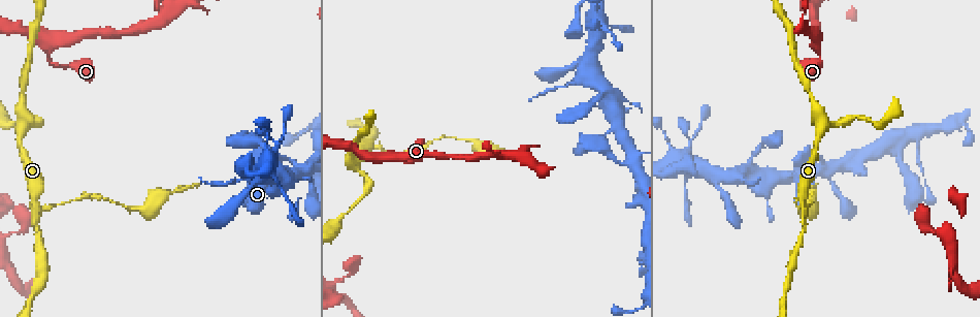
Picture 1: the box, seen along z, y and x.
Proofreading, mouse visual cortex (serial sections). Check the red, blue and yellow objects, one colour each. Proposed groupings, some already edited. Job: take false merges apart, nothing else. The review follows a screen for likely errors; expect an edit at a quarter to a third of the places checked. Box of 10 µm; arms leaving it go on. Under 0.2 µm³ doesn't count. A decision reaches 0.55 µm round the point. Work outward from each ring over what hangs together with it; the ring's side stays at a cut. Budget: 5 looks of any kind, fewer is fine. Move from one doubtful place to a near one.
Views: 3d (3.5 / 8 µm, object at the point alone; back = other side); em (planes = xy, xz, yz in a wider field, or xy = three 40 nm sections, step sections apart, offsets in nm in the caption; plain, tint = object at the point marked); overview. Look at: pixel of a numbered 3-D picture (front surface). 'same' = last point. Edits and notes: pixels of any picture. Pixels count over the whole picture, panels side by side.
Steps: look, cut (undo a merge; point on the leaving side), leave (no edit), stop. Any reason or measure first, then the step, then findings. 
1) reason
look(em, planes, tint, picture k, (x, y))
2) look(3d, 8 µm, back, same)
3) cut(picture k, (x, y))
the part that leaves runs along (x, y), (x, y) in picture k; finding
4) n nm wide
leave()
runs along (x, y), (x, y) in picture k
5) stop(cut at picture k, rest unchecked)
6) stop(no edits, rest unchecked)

abrupt turn
look(3d, 8 µm, picture 1, (39, 206))

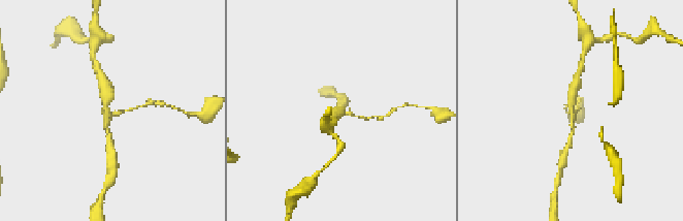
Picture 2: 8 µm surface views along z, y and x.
closer look
look(3d, 3.5 µm, same)

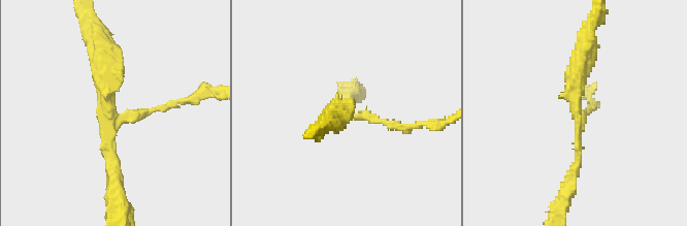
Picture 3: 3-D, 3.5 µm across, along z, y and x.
arms of 100, 150, 350 nm
cut(picture 3, (593, 106))
the part that leaves runs along (122, 118), (214, 95) in picture 3; a second cell is stuck on

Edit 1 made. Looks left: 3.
look(overview)

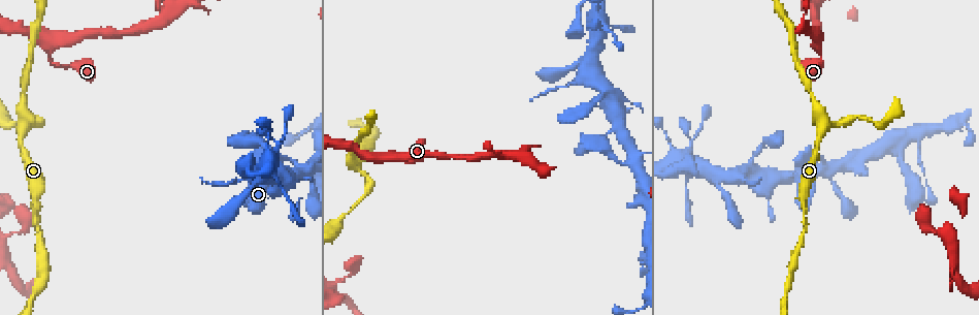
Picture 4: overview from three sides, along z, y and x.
three-way junction
look(3d, 3.5 µm, picture 4, (823, 125))

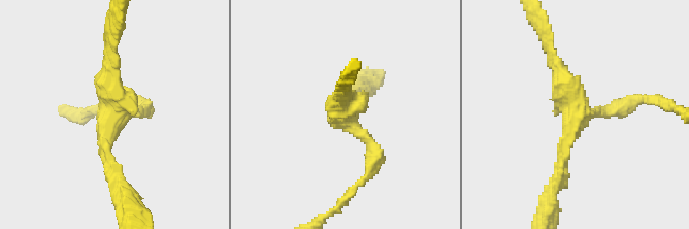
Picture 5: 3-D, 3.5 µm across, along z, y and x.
3 arms; arms of 200, 200, 200 nm; shape alone is not enough
look(em, xy, step 5, tint, picture 5, (346, 111))

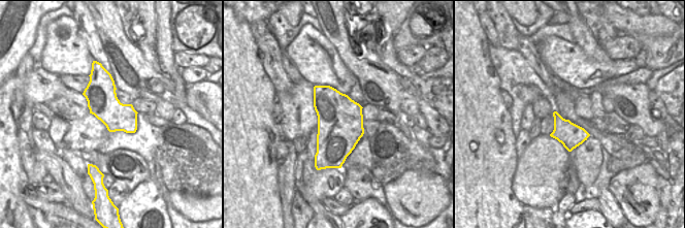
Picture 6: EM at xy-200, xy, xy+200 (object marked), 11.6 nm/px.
leave()
runs along (558, 176), (573, 104), (550, 51) in picture 5; continuous, no second cell

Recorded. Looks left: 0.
stop(cut at picture 3, rest unchecked)

